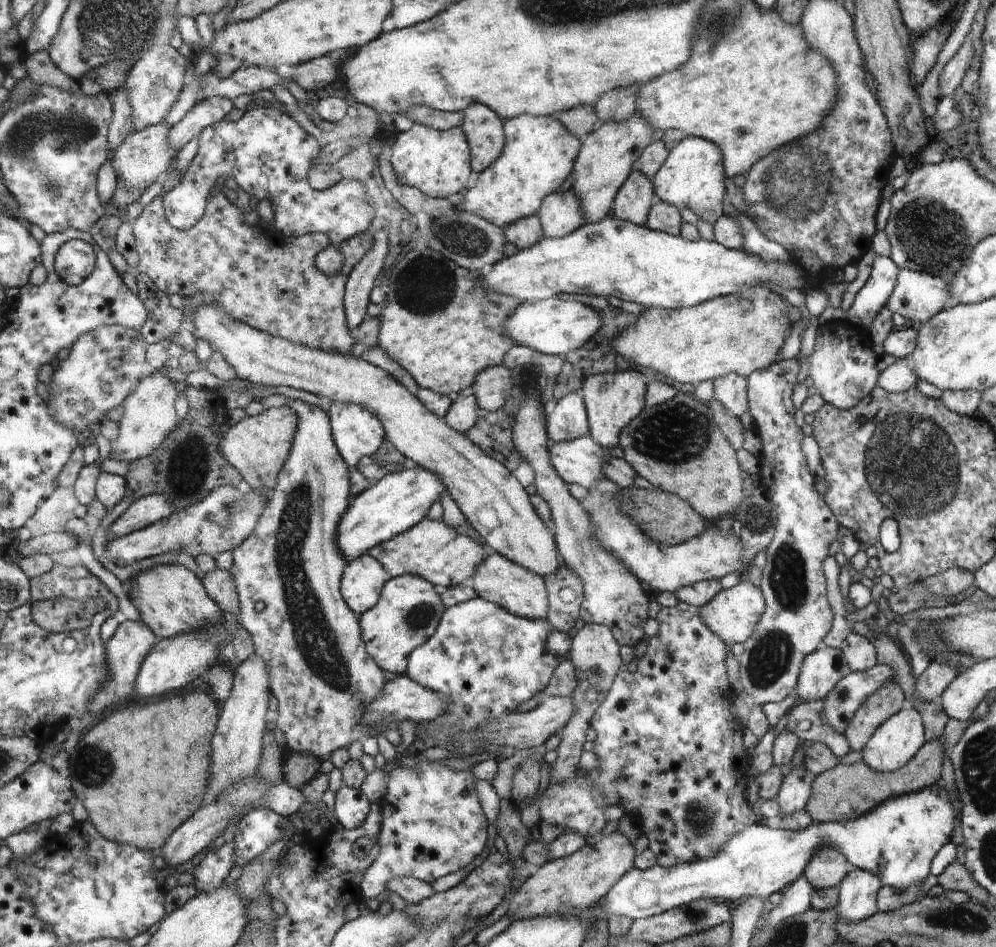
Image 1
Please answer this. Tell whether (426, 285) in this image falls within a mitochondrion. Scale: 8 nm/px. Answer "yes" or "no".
yes

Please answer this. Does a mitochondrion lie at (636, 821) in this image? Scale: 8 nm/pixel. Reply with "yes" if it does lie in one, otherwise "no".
no

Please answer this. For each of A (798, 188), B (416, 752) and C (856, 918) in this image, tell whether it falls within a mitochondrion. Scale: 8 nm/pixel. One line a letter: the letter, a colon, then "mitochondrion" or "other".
A: mitochondrion
B: other
C: other

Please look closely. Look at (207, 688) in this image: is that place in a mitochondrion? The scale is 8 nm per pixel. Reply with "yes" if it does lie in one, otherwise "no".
no

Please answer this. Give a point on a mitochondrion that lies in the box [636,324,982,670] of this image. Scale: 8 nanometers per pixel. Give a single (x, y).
(911, 465)

